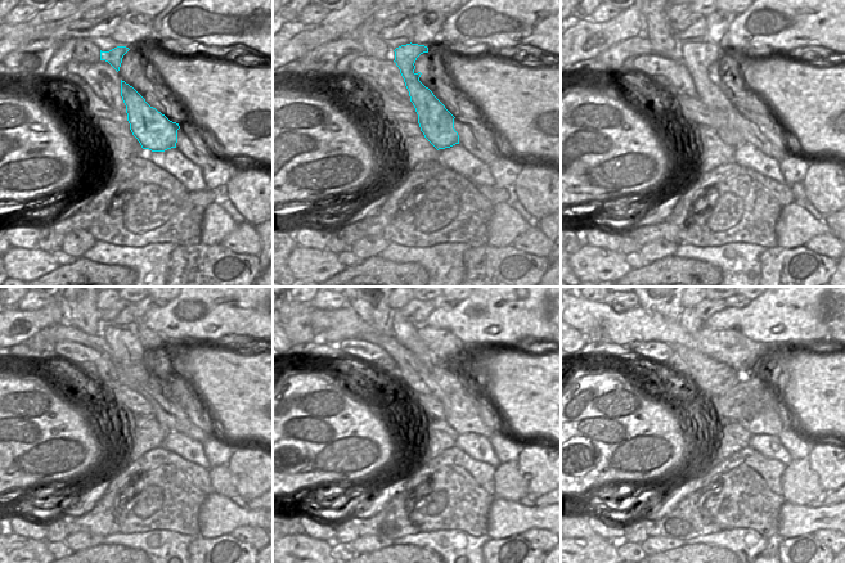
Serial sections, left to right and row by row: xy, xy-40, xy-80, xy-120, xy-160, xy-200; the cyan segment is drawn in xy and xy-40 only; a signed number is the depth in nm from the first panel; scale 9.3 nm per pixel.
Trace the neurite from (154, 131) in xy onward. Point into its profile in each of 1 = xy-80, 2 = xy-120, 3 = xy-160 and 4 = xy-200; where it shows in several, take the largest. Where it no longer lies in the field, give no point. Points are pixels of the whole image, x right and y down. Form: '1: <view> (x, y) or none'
1: xy-80 (700, 59)
2: xy-120 (127, 350)
3: xy-160 (405, 332)
4: xy-200 (688, 319)

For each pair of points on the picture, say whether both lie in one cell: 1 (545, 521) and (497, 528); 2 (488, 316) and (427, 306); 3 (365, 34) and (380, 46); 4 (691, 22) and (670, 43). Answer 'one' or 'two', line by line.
1: one
2: two
3: one
4: two

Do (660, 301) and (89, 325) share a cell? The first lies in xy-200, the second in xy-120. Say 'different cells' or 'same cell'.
same cell

